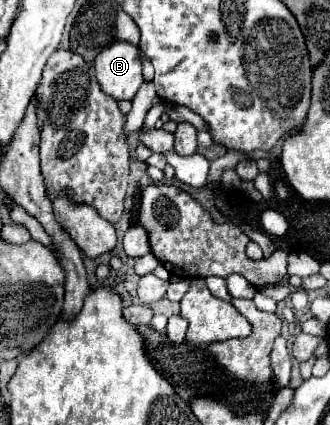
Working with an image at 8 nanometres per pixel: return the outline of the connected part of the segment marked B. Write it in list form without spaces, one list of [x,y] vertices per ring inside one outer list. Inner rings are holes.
[[[130,42],[106,46],[96,56],[94,68],[102,92],[116,100],[132,100],[144,82],[138,46]]]

